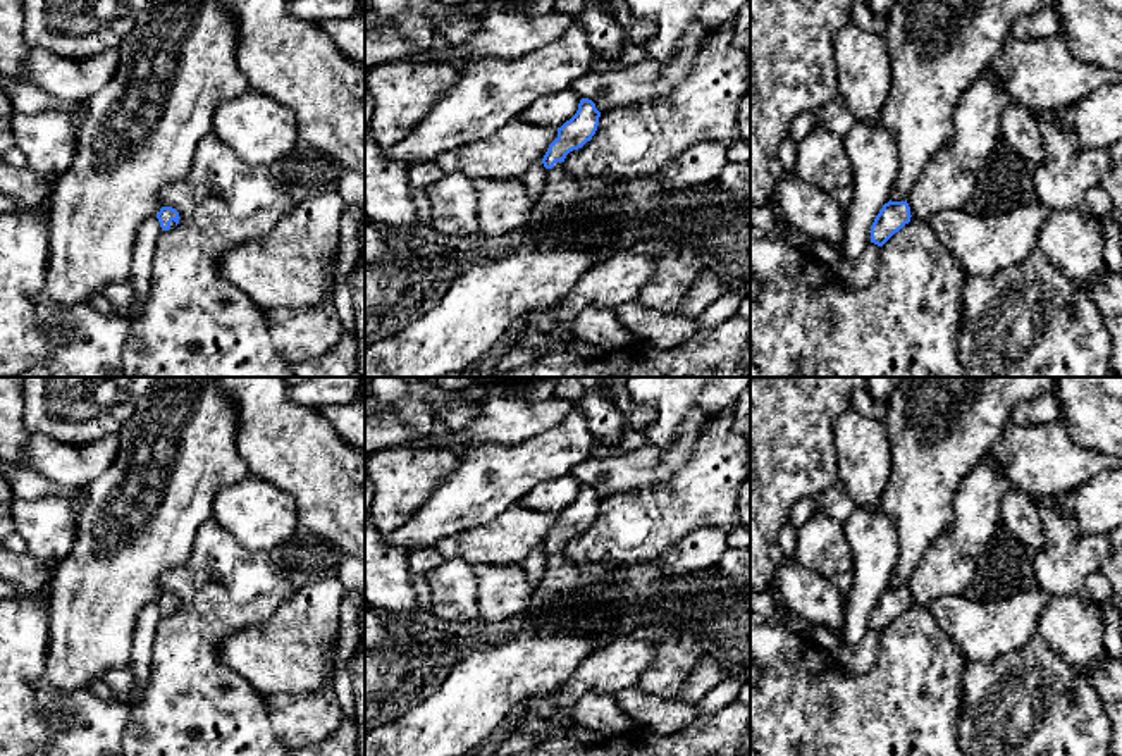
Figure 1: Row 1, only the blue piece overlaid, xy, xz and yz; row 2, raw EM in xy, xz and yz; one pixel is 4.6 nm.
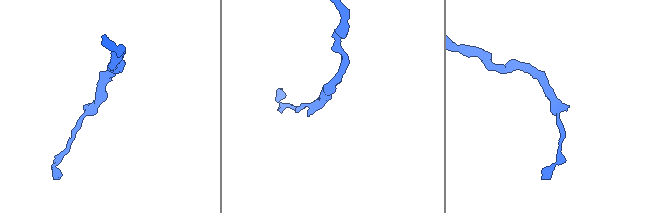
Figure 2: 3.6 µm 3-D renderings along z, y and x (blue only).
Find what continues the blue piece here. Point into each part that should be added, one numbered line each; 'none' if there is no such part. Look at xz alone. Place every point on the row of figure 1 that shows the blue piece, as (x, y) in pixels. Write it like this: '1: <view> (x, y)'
1: xz (480, 307)

